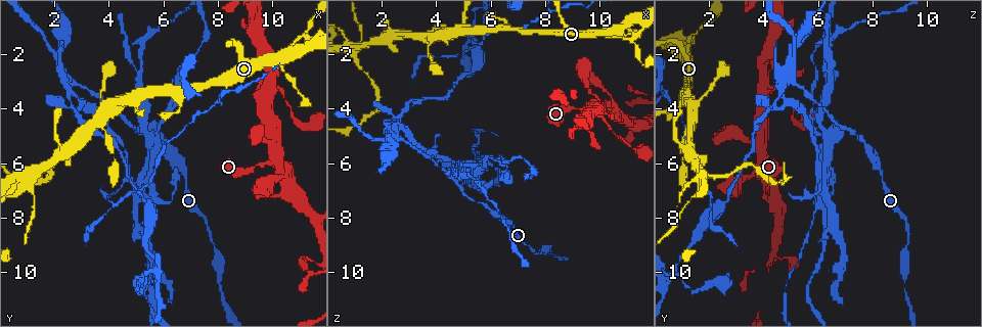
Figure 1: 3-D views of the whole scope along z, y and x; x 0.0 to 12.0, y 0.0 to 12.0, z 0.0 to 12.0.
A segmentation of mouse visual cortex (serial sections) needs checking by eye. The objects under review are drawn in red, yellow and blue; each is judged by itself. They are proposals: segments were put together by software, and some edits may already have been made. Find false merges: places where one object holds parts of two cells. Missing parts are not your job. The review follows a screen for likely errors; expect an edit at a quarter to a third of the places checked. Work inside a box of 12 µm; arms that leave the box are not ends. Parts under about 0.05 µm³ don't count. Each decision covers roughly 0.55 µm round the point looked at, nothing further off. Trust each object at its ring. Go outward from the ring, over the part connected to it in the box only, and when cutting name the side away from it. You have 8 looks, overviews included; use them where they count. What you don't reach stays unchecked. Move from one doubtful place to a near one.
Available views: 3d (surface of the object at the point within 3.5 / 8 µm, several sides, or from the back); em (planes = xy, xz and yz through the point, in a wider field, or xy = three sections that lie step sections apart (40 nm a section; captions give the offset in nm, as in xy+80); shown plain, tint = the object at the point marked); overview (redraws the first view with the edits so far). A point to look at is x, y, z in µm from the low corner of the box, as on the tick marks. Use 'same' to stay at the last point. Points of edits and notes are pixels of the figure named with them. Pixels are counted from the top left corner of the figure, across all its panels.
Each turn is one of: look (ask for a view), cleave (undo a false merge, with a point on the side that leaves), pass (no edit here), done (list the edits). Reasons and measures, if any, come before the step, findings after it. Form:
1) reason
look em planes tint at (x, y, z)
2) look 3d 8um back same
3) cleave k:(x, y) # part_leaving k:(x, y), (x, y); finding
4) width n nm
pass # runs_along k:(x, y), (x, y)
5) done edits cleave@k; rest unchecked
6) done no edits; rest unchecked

thin arm on a thick one
look 3d 3.5um at (4.8, 3.5, 1.1)

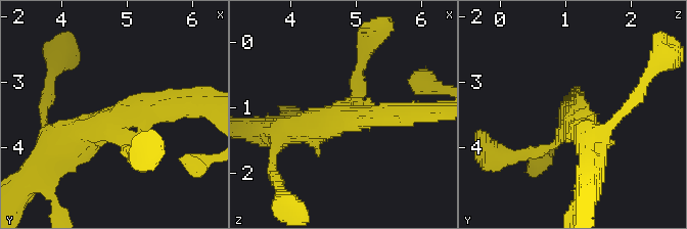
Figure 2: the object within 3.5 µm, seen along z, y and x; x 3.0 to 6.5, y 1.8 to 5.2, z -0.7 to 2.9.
look em xy step 5 tint at (4.85, 3.60, 1.15)

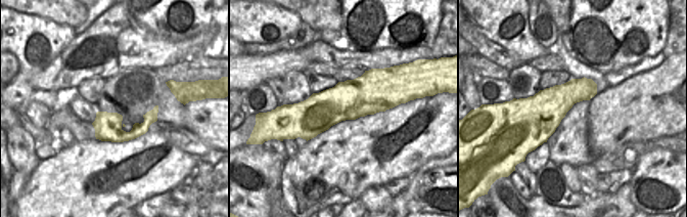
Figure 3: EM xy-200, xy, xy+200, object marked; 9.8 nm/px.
width 380 nm
pass # runs_along 2:(178, 103), (122, 112), (59, 147); all the same cell

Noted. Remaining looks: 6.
sharp bend
look 3d 3.5um at (2.7, 3.4, 4.6)

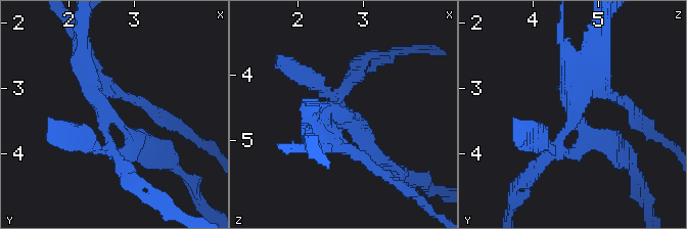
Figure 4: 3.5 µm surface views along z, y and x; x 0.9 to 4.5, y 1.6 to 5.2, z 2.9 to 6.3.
now the EM
look em planes tint at (2.60, 3.45, 4.60)

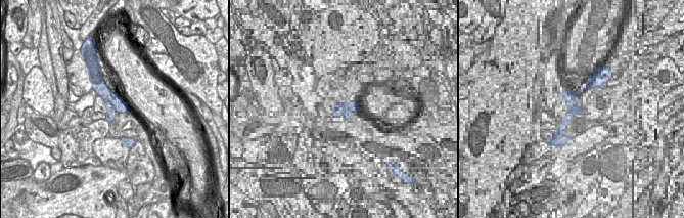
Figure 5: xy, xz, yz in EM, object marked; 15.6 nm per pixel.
width 280 nm
cleave 4:(355, 137) # part_leaving 4:(96, 94), (108, 117), (152, 150); a second cell is stuck on

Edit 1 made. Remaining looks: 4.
a narrow waist
look 3d 3.5um at (1.4, 6.5, 2.7)

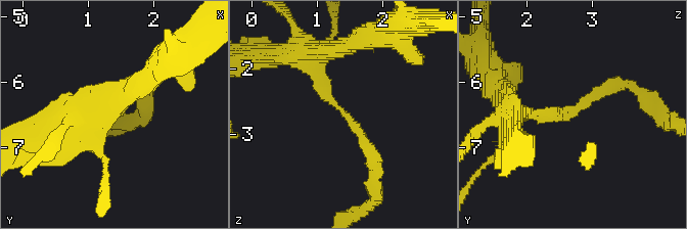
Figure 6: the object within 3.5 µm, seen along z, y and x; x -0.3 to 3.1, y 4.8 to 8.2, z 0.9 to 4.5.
arm_widths 150, 200 nm; need the tissue
look em xy step 5 tint at (1.40, 6.50, 2.65)

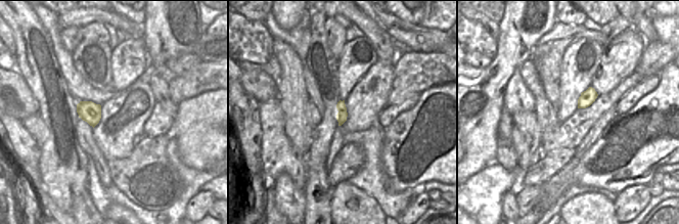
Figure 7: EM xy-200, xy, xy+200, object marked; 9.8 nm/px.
pass # all the same cell

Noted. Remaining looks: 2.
done edits cleave@4; rest unchecked

